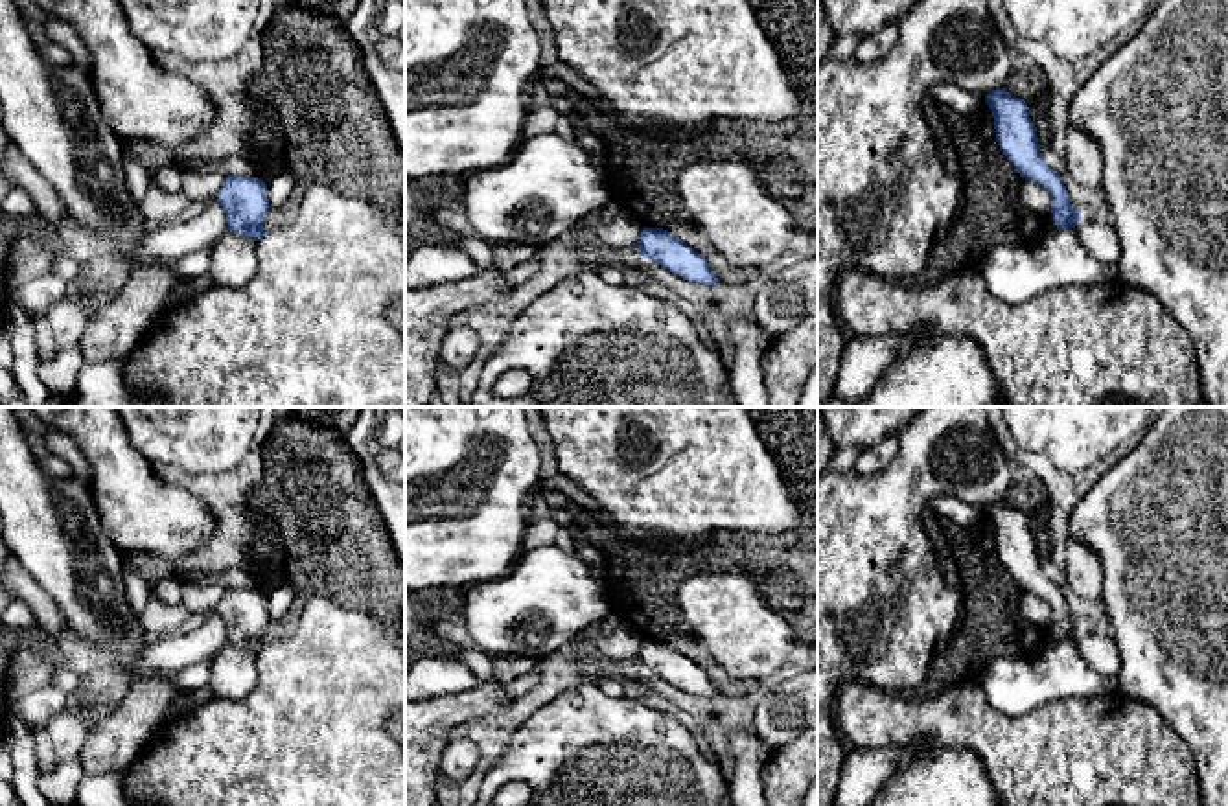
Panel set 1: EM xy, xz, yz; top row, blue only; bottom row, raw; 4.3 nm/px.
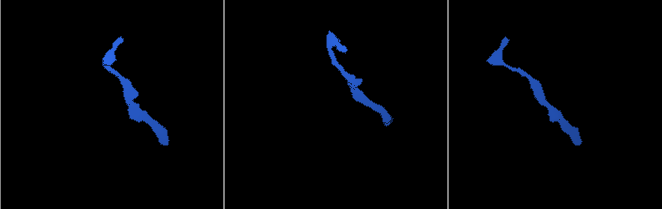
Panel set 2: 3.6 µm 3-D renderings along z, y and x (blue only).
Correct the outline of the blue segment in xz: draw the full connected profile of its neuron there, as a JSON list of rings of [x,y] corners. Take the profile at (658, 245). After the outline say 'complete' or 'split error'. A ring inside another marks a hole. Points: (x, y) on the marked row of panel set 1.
[[[643,228],[637,241],[637,252],[644,259],[655,261],[689,282],[703,285],[720,283],[707,259],[668,230]]]; complete

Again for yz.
[[[1007,88],[992,90],[985,103],[992,110],[996,142],[1022,178],[1042,184],[1051,195],[1051,213],[1057,230],[1075,228],[1081,221],[1064,180],[1042,158],[1027,103]]]; complete

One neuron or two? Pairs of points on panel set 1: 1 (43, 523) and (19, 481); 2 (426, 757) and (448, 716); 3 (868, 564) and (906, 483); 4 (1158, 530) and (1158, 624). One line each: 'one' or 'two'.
1: one
2: one
3: one
4: one

